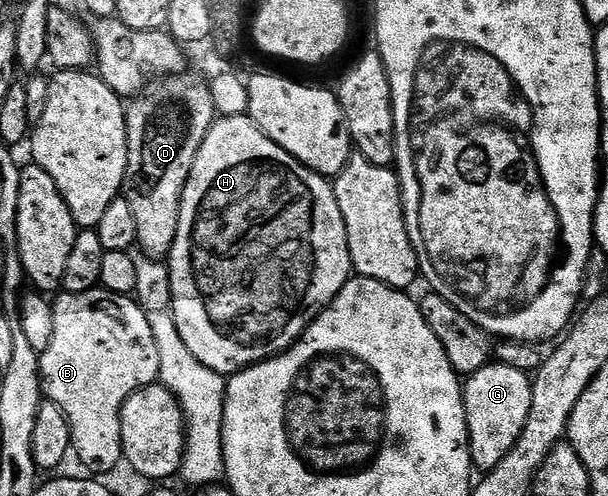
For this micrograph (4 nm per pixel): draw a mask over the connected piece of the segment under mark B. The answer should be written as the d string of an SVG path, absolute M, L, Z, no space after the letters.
M92 289L77 294L61 293L56 296L55 302L52 304L54 313L54 332L51 335L50 344L47 349L40 352L41 361L41 389L44 398L48 402L59 405L59 409L63 409L63 413L67 417L67 425L71 433L71 451L77 459L86 467L86 472L92 473L97 477L105 477L108 471L113 471L117 466L122 466L123 452L121 450L121 410L127 401L127 397L131 397L139 389L154 386L158 382L161 370L159 369L159 349L155 345L155 337L151 333L151 325L149 324L149 316L146 311L140 307L136 299L128 295L116 295L115 292L109 292L104 289Z

